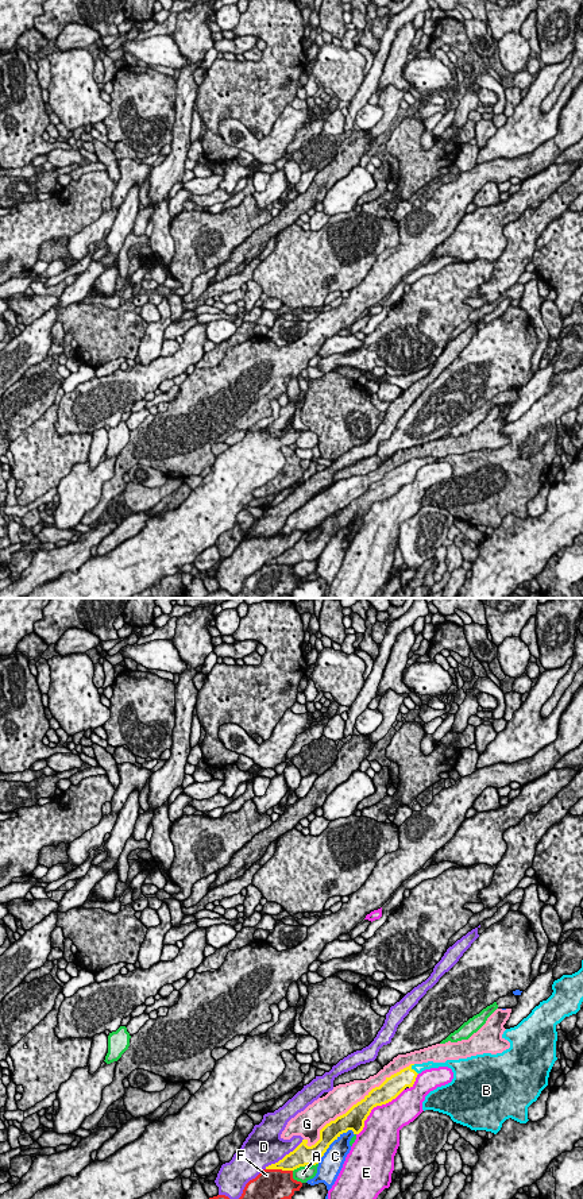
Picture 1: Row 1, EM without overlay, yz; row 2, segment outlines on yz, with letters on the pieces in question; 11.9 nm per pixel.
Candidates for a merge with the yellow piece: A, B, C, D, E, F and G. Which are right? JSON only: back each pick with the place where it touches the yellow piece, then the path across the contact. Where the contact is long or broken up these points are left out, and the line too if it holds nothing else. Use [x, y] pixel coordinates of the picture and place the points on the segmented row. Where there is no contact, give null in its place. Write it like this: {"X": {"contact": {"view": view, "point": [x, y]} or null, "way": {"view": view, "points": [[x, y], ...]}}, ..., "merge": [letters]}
{"B": {"contact": {"view": "yz", "point": [413, 1070]}, "way": {"view": "yz", "points": [[405, 1078], [413, 1070], [419, 1068]]}}, "merge": ["B"]}

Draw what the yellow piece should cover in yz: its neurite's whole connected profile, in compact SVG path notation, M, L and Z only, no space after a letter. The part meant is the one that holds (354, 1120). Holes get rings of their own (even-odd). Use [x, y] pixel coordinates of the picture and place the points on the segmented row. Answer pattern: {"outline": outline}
{"outline": "M583 960L578 972L555 980L552 990L552 995L540 1002L526 1018L503 1032L502 1038L510 1042L509 1049L445 1063L410 1064L386 1077L345 1114L327 1123L314 1145L308 1146L308 1140L302 1140L293 1152L266 1169L294 1171L318 1164L335 1140L348 1130L359 1134L374 1107L395 1099L406 1087L413 1087L418 1073L431 1068L448 1067L453 1079L425 1096L424 1111L439 1111L471 1130L494 1134L509 1118L526 1123L528 1107L548 1086L549 1072L557 1060L556 1025L580 1010Z"}

